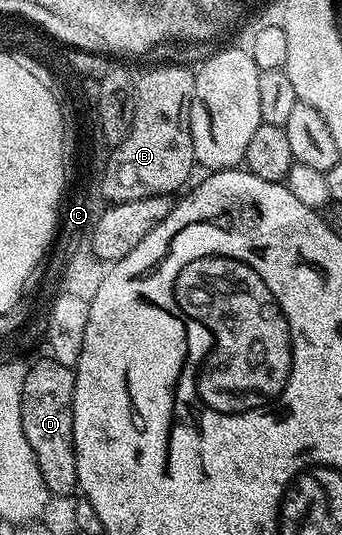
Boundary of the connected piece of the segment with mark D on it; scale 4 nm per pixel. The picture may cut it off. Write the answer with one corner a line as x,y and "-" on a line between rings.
42,363
35,367
27,382
27,392
22,393
21,421
25,429
25,438
33,448
33,457
37,457
37,469
45,481
51,495
71,495
78,488
77,457
73,441
73,393
75,392
74,370
63,370
55,363

